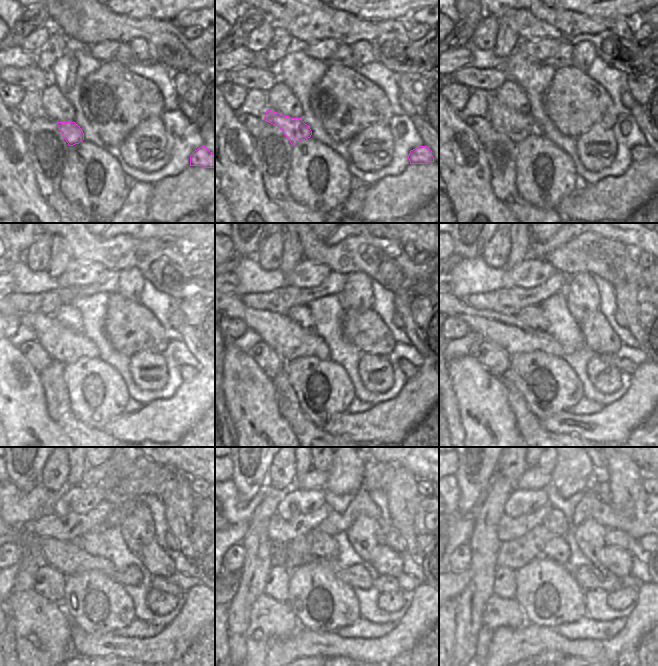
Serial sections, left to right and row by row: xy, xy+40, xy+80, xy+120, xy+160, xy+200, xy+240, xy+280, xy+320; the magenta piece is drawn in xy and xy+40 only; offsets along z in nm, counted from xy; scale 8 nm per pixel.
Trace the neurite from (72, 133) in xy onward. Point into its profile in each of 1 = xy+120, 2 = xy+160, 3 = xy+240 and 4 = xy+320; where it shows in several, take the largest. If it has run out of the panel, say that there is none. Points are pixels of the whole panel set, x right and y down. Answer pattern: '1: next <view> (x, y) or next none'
1: next xy+120 (64, 344)
2: next xy+160 (289, 340)
3: next xy+240 (68, 557)
4: next xy+320 (586, 580)

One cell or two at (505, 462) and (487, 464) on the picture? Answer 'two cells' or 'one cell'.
two cells

